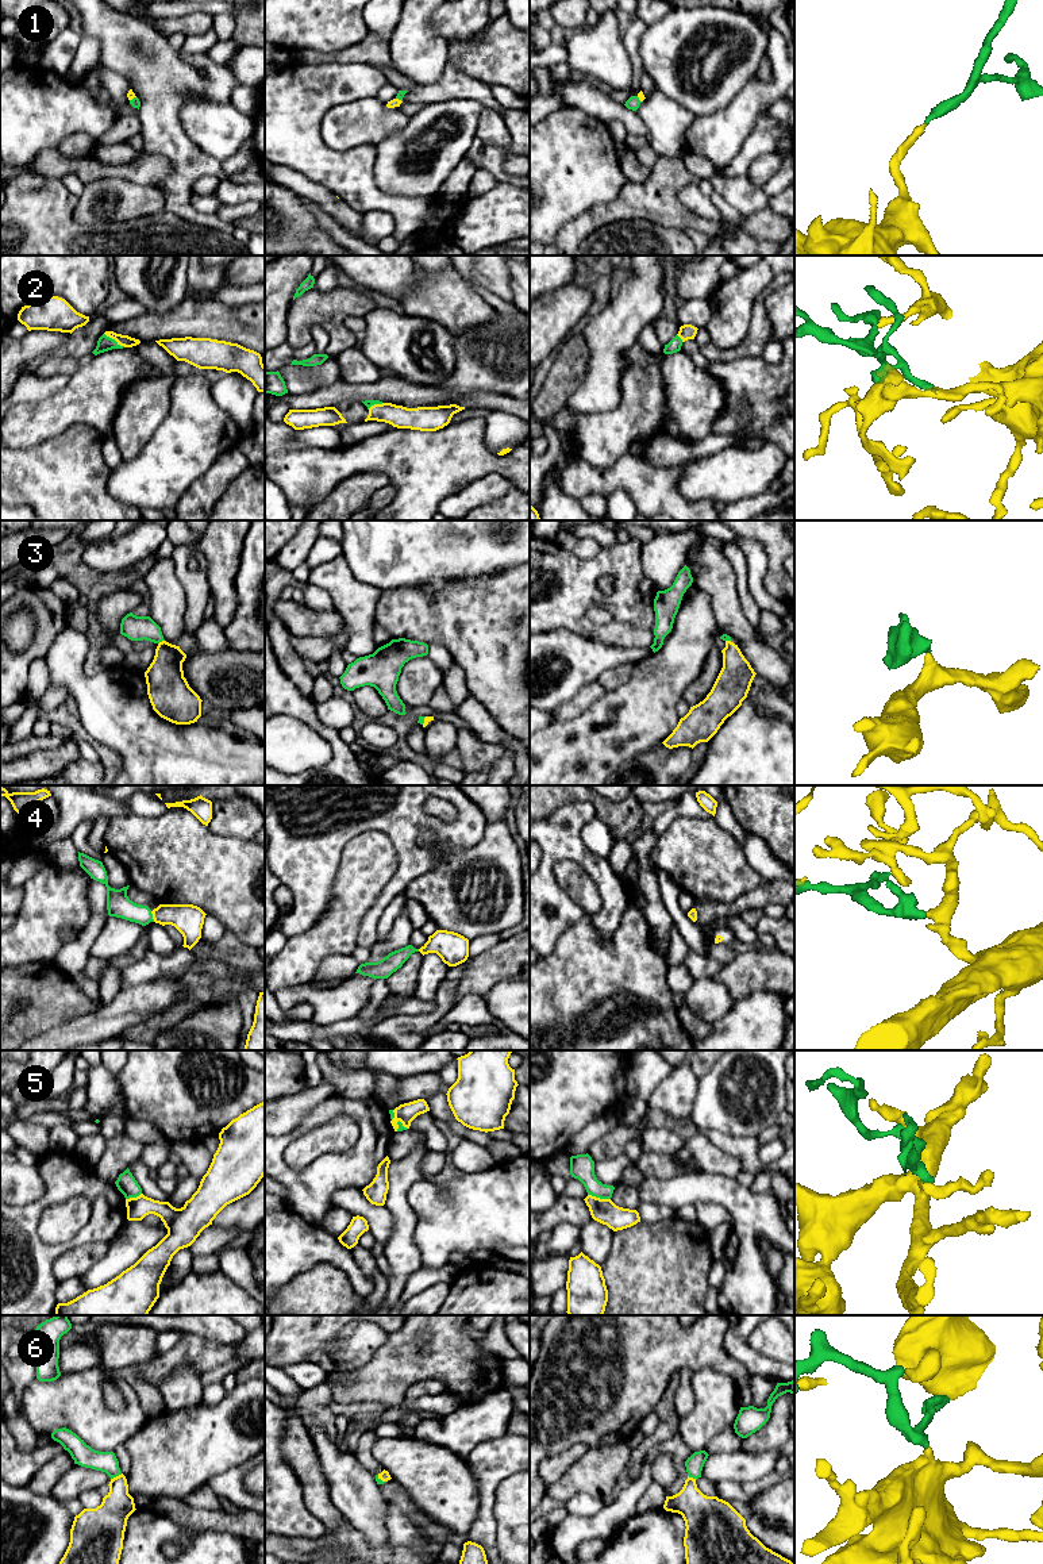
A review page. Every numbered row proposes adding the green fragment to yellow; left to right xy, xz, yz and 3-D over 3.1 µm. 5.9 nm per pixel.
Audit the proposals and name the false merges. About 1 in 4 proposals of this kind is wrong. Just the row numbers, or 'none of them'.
5

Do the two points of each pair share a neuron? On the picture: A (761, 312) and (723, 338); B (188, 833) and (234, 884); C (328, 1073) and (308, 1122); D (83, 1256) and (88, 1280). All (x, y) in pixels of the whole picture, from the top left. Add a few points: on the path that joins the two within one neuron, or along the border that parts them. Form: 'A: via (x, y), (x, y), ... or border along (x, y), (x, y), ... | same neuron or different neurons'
A: border along (764, 289), (755, 300), (750, 331), (734, 346) | different neurons
B: via (195, 845), (222, 872) | same neuron
C: border along (335, 1091), (343, 1096), (366, 1099) | different neurons
D: border along (108, 1249), (81, 1276) | different neurons

